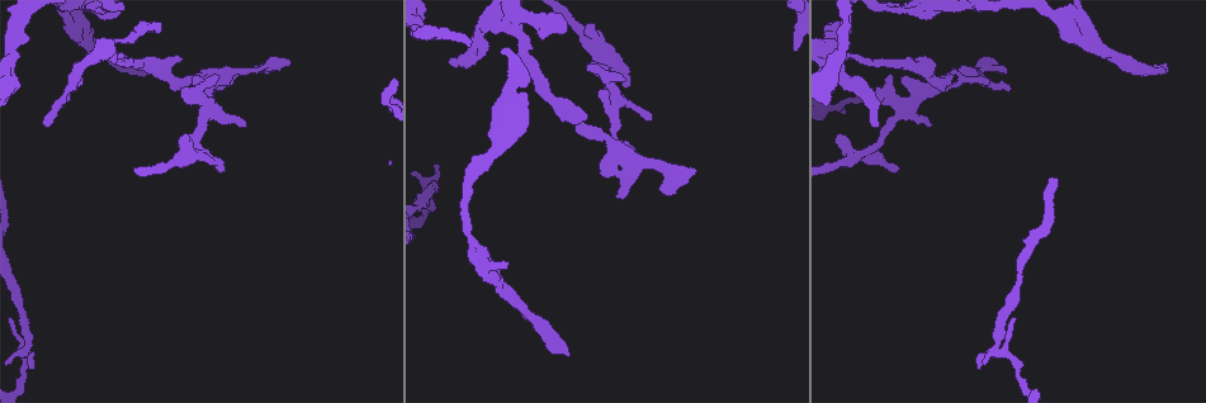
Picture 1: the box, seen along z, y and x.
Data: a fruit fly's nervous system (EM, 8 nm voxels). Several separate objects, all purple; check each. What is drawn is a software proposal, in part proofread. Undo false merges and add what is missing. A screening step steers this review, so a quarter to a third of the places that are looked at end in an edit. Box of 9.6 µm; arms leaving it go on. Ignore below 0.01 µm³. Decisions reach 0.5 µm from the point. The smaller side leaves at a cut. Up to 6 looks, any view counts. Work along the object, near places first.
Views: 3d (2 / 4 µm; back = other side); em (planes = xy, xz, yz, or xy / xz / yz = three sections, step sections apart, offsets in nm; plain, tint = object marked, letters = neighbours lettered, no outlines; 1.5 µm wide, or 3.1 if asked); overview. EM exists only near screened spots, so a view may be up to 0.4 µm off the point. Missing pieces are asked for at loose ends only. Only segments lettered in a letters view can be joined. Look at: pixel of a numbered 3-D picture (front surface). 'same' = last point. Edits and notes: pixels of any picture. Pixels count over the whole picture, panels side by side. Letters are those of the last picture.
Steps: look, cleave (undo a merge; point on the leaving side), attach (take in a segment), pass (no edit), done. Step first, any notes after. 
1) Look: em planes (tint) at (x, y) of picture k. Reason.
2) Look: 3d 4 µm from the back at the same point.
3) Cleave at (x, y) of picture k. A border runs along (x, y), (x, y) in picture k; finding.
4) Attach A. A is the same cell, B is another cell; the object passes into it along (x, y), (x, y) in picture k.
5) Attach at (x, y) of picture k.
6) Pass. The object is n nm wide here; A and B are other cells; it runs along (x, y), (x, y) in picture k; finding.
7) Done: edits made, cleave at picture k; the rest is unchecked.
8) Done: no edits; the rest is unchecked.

Look: 3d 4 µm at (456, 66) of picture 1. End of a long branch.

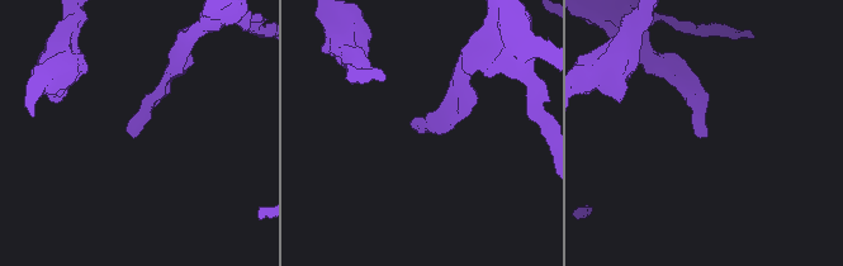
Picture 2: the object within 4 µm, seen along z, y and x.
Look: em planes (tint) at (417, 127) of picture 2.

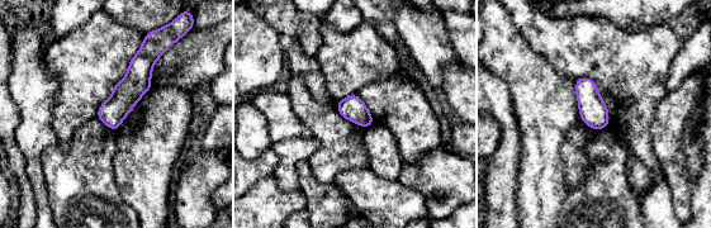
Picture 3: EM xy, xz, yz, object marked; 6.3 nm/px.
Look: em planes (letters) at the same point.

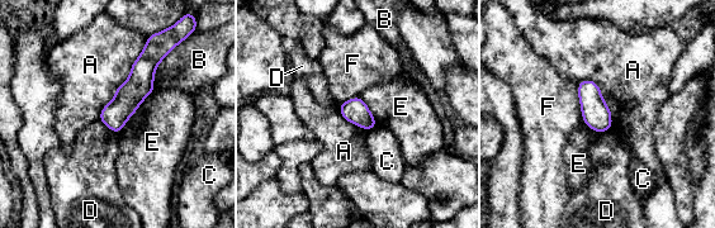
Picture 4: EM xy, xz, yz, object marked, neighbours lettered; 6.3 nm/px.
Pass. A, B, C, D, E and F are other cells; a border runs along (147, 37), (129, 76), (98, 119) in picture 4; none of them fits.

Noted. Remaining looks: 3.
Look: em planes (plain) at (439, 169) of picture 1. An open end.

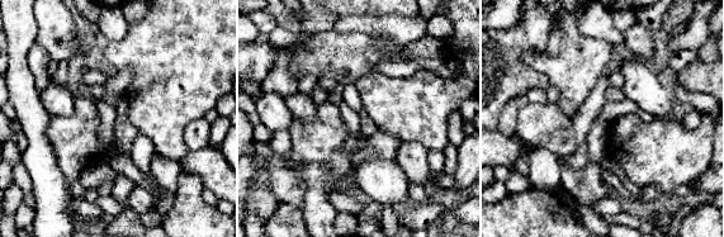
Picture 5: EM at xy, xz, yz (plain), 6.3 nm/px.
Look: em planes (letters) at the same point. What lies round it.

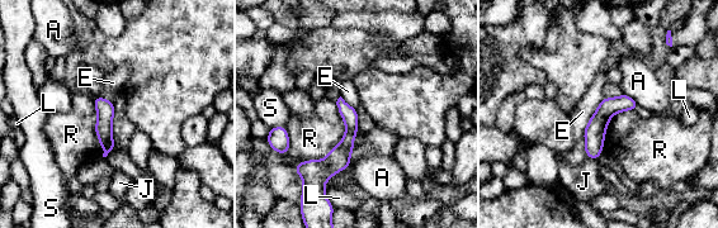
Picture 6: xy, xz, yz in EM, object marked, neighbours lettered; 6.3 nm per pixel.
Pass. A, E, J, L, R and S are other cells; a border runs along (604, 98), (584, 132), (586, 157) in picture 6; no lettered segment goes on from it.

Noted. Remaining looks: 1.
Look: em planes (letters) at (244, 127) of picture 1. Branch stops here.

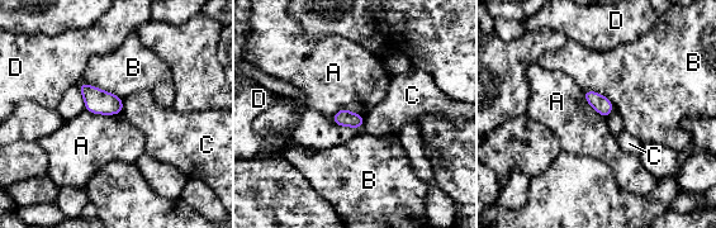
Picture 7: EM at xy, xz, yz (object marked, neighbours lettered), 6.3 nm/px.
Pass. A, B, C and D are other cells; a border runs along (364, 117), (340, 109), (331, 120) in picture 7; none of them fits.

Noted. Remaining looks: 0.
Done: no edits; the rest is unchecked.

